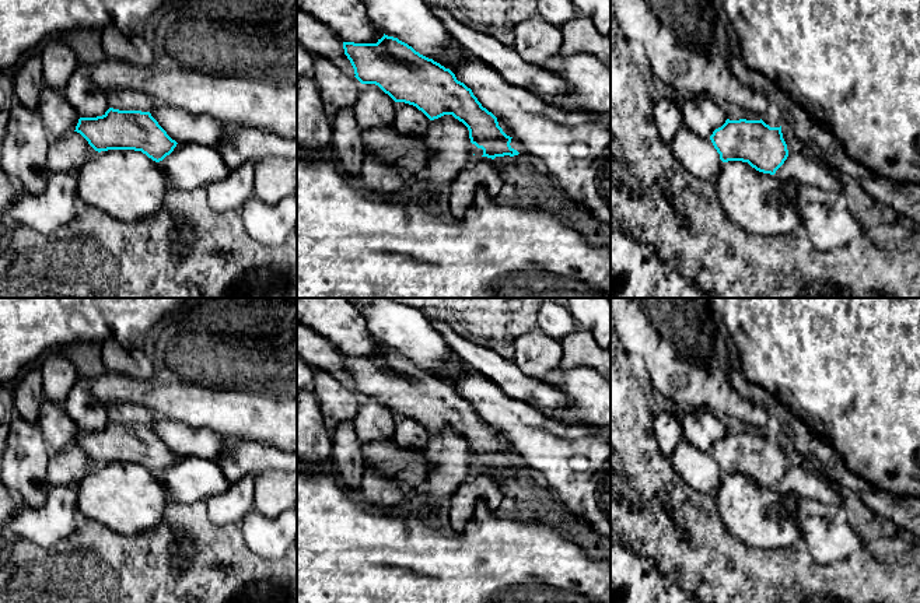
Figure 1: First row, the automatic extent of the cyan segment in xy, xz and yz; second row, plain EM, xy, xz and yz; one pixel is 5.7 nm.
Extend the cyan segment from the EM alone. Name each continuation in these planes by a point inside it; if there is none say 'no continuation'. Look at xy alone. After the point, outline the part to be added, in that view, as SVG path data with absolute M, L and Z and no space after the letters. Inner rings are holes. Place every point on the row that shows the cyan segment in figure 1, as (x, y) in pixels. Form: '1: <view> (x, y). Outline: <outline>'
1: xy (69, 154). Outline: M73 132L50 140L46 165L52 172L77 172L97 152L80 133Z

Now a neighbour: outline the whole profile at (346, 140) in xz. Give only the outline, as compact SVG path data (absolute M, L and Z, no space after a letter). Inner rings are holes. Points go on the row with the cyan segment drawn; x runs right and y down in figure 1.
M344 108L333 119L333 136L330 146L336 152L336 162L340 162L346 176L356 185L360 183L361 165L367 155L353 108Z

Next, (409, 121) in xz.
M396 102L393 127L405 136L424 137L430 125L430 119L416 106Z

